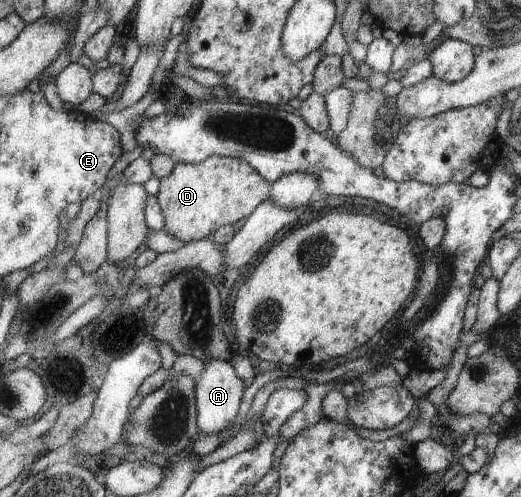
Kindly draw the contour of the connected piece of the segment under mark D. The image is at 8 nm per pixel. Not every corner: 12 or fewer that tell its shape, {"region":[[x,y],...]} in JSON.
{"region":[[241,159],[175,163],[156,195],[187,244],[247,218],[270,182]]}

